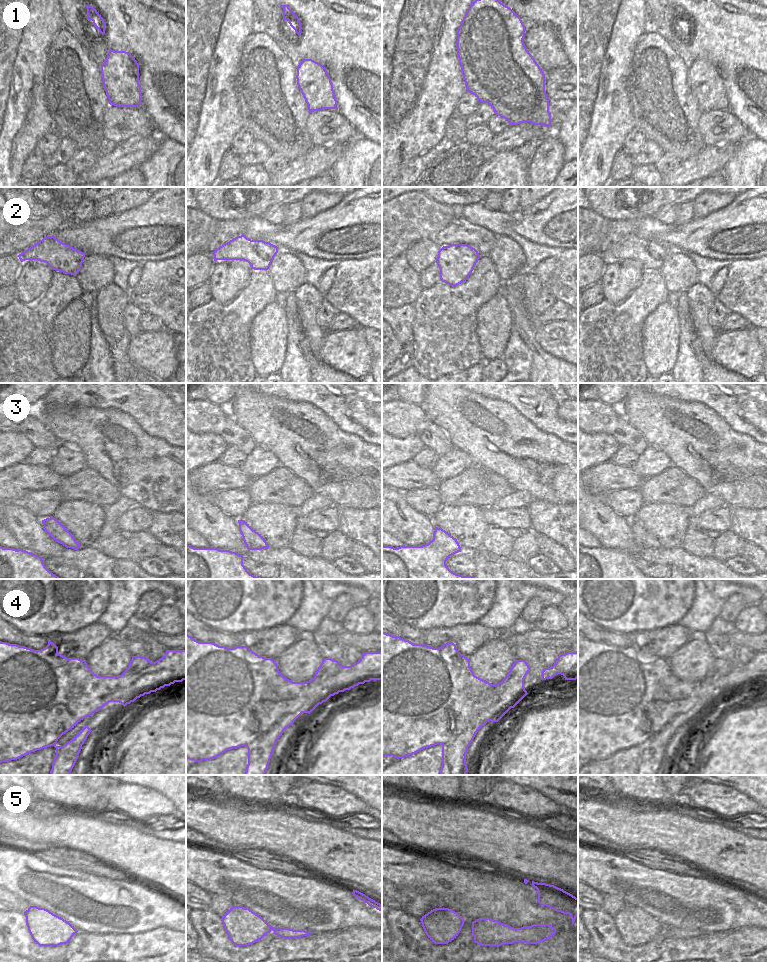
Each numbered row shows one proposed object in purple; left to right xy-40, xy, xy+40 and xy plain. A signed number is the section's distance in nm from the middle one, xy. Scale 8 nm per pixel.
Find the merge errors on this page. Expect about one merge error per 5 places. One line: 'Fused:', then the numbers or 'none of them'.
Fused: 1, 2, 4

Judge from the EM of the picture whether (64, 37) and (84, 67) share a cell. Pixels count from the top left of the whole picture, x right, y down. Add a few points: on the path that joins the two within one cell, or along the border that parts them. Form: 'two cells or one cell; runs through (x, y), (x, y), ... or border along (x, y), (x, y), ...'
one cell; runs through (64, 45), (65, 49), (76, 59)

